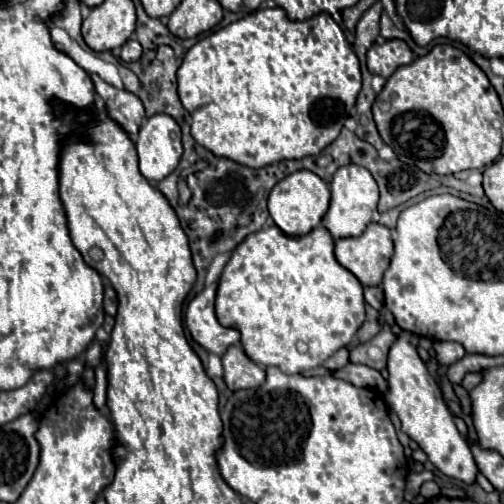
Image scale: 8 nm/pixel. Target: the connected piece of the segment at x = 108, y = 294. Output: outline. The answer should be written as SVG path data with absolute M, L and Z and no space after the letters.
M104 281L104 311L108 315L114 315L116 313L116 303L118 303L118 299L116 299L114 289L110 287L108 281Z

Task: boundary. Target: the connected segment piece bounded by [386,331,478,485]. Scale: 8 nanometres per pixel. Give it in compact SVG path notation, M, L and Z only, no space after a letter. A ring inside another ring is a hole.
M408 331L400 333L396 343L392 345L390 355L388 355L390 391L386 395L386 403L398 413L398 417L402 421L402 431L420 445L420 449L428 455L428 461L440 473L444 473L452 479L460 479L466 485L472 485L472 483L476 483L476 475L478 475L476 461L470 453L468 443L458 433L434 377L428 373L424 361L418 357L416 345L418 345L418 337Z

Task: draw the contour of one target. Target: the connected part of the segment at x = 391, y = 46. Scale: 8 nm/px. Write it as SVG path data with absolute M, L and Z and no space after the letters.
M390 39L384 43L374 43L366 55L366 65L370 73L380 77L390 77L398 67L412 61L410 47L400 39Z

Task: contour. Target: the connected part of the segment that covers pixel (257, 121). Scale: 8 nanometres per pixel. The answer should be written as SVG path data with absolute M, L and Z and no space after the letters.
M280 7L258 9L254 13L244 15L238 21L214 31L212 35L204 37L184 55L184 61L178 69L178 97L184 105L184 109L190 113L190 121L192 121L190 133L192 133L194 141L198 145L206 147L208 151L212 151L216 157L226 157L240 165L252 167L252 169L260 169L260 167L266 167L266 165L272 165L278 161L286 161L286 159L302 159L308 155L318 155L324 147L328 147L340 135L344 121L354 113L354 103L356 103L358 91L360 91L360 63L339 24L328 13L314 15L306 21L290 21L286 17L284 9L280 9Z

